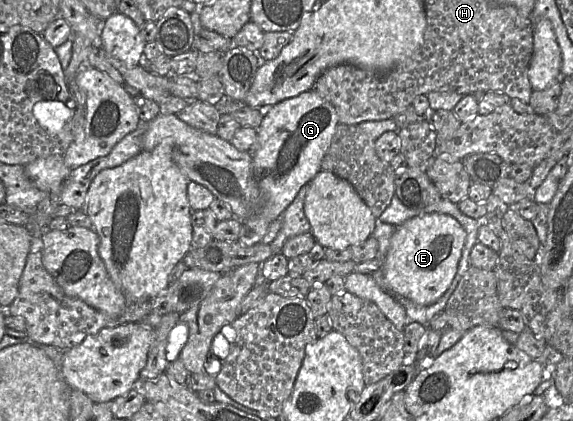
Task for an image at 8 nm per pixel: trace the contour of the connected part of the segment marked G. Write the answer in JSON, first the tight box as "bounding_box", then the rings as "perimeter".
{"bounding_box":[238,89,338,246],"perimeter":[[[314,89],[265,110],[257,128],[257,144],[251,152],[260,197],[252,212],[240,220],[243,228],[238,242],[246,246],[261,243],[271,222],[281,219],[299,190],[321,171],[322,160],[330,148],[338,123],[334,107]]]}

